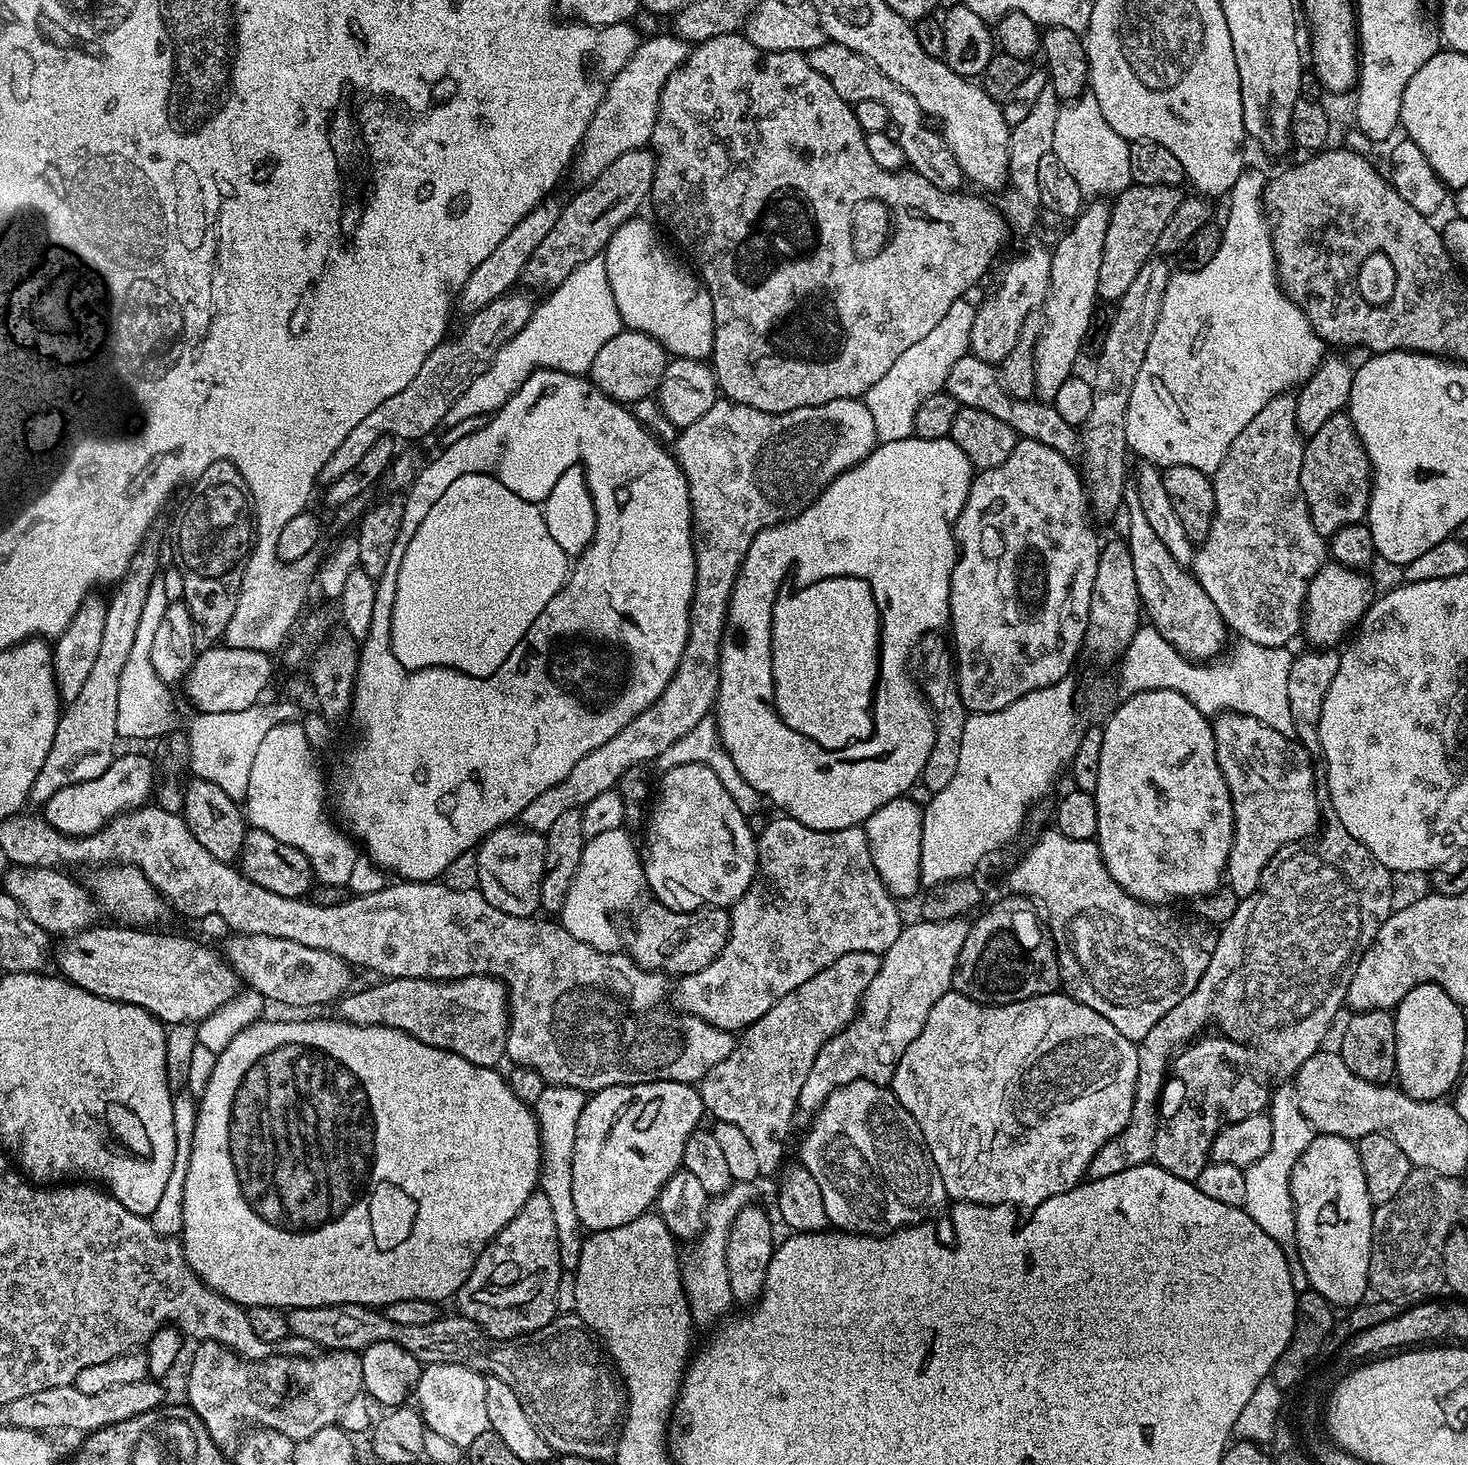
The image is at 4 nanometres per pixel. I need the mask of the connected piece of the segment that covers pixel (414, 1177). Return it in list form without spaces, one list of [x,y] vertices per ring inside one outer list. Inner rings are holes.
[[[260,1018],[255,1023],[244,1028],[232,1042],[219,1055],[215,1057],[216,1065],[204,1084],[204,1093],[198,1096],[198,1111],[194,1138],[192,1139],[192,1153],[190,1166],[186,1172],[186,1194],[184,1195],[184,1230],[182,1243],[188,1264],[197,1274],[209,1272],[215,1283],[222,1289],[223,1295],[234,1301],[235,1304],[257,1308],[270,1306],[281,1310],[294,1308],[317,1308],[323,1304],[362,1304],[365,1306],[387,1306],[399,1300],[427,1300],[441,1302],[447,1298],[455,1297],[456,1293],[466,1282],[470,1270],[476,1264],[476,1259],[484,1252],[484,1248],[499,1234],[504,1227],[522,1210],[522,1206],[537,1191],[538,1177],[540,1175],[540,1131],[536,1125],[535,1111],[524,1104],[514,1094],[507,1079],[496,1073],[495,1067],[487,1068],[471,1064],[466,1058],[448,1052],[444,1048],[435,1048],[422,1043],[418,1038],[406,1034],[397,1028],[387,1028],[385,1024],[353,1024],[343,1018],[336,1020],[266,1020]],[[212,1256],[220,1265],[212,1264]]]

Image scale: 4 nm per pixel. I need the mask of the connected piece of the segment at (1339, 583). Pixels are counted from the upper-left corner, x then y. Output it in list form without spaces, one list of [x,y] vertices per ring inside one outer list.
[[[1335,562],[1325,563],[1321,568],[1304,599],[1302,632],[1305,637],[1308,635],[1308,640],[1312,643],[1309,645],[1336,646],[1332,644],[1338,643],[1348,631],[1351,633],[1363,621],[1364,614],[1374,599],[1372,584],[1364,575],[1363,571],[1346,568]]]

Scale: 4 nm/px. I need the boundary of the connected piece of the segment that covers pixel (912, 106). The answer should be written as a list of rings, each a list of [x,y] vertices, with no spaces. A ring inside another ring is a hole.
[[[823,42],[816,49],[807,53],[810,66],[822,74],[822,78],[828,80],[830,86],[838,95],[855,106],[858,102],[882,102],[886,106],[889,121],[900,127],[900,138],[898,136],[899,150],[905,161],[912,163],[915,175],[926,178],[939,187],[956,190],[960,183],[965,183],[964,172],[958,166],[954,154],[948,149],[943,135],[926,119],[924,111],[914,102],[914,98],[906,90],[902,90],[882,70],[878,70],[866,58],[862,58],[856,52],[851,52],[846,46],[835,42]]]

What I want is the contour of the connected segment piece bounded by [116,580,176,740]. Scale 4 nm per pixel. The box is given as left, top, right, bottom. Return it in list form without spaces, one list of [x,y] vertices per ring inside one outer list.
[[[157,580],[152,584],[150,594],[146,596],[146,607],[142,610],[142,619],[138,622],[138,635],[134,638],[134,647],[130,650],[130,658],[126,662],[126,670],[122,672],[120,686],[118,688],[118,730],[117,737],[124,738],[129,736],[132,740],[152,740],[155,736],[159,738],[167,737],[168,733],[173,731],[174,724],[172,719],[175,718],[176,712],[172,709],[172,696],[168,693],[169,685],[155,672],[151,664],[151,651],[154,647],[154,640],[162,631],[164,615],[167,612],[170,601],[166,596],[166,586],[163,581]]]

